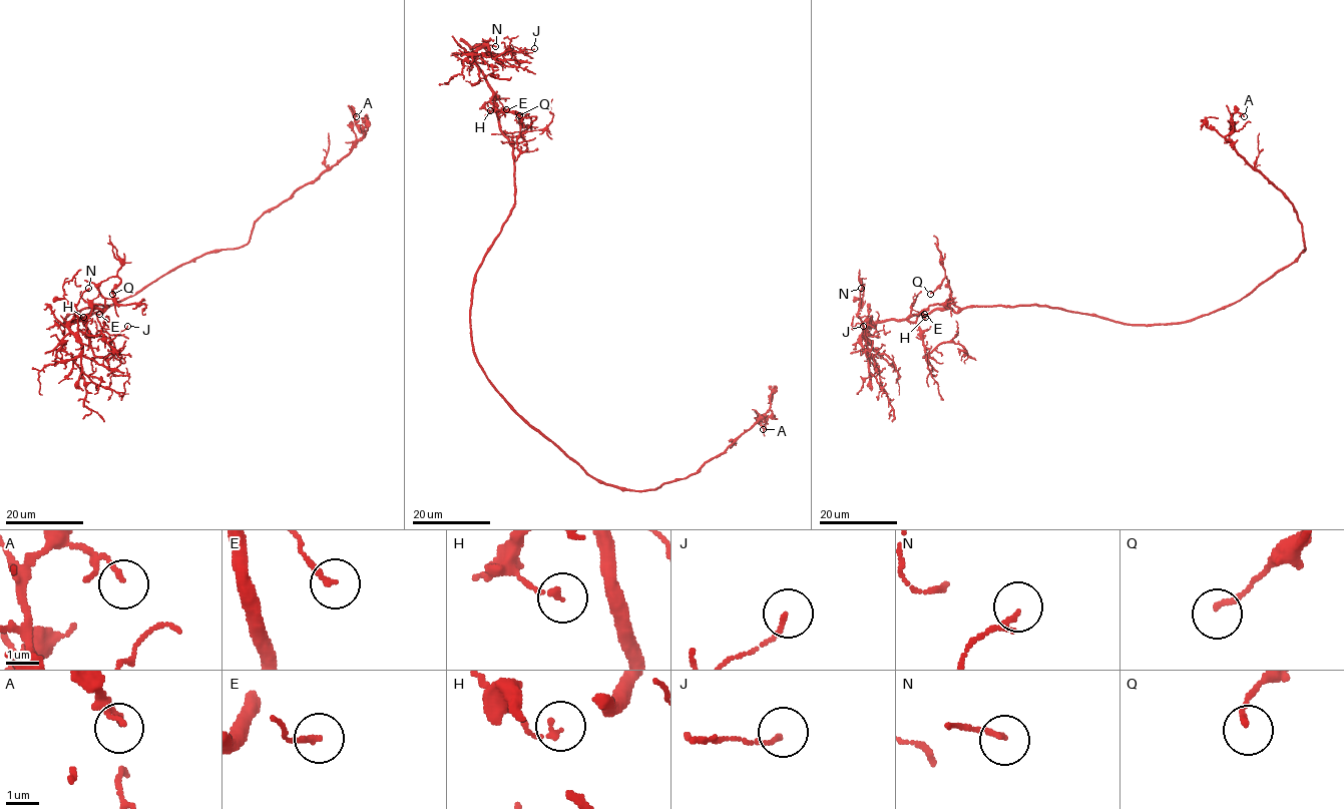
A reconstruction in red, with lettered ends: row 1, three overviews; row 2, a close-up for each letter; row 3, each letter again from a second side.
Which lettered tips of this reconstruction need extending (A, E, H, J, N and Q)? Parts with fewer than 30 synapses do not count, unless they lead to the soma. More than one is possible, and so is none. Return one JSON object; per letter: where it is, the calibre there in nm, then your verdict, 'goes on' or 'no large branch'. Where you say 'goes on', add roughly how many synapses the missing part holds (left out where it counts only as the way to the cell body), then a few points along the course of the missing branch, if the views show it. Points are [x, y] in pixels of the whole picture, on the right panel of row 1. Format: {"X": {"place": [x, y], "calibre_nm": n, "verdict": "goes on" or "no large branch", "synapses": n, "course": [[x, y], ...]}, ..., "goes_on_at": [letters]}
{"A": {"place": [1244, 116], "calibre_nm": 130, "verdict": "no large branch"}, "E": {"place": [924, 314], "calibre_nm": 170, "verdict": "no large branch"}, "H": {"place": [925, 317], "calibre_nm": 110, "verdict": "no large branch"}, "J": {"place": [863, 326], "calibre_nm": 130, "verdict": "no large branch"}, "N": {"place": [861, 288], "calibre_nm": 150, "verdict": "no large branch"}, "Q": {"place": [930, 294], "calibre_nm": 150, "verdict": "no large branch"}, "goes_on_at": []}

